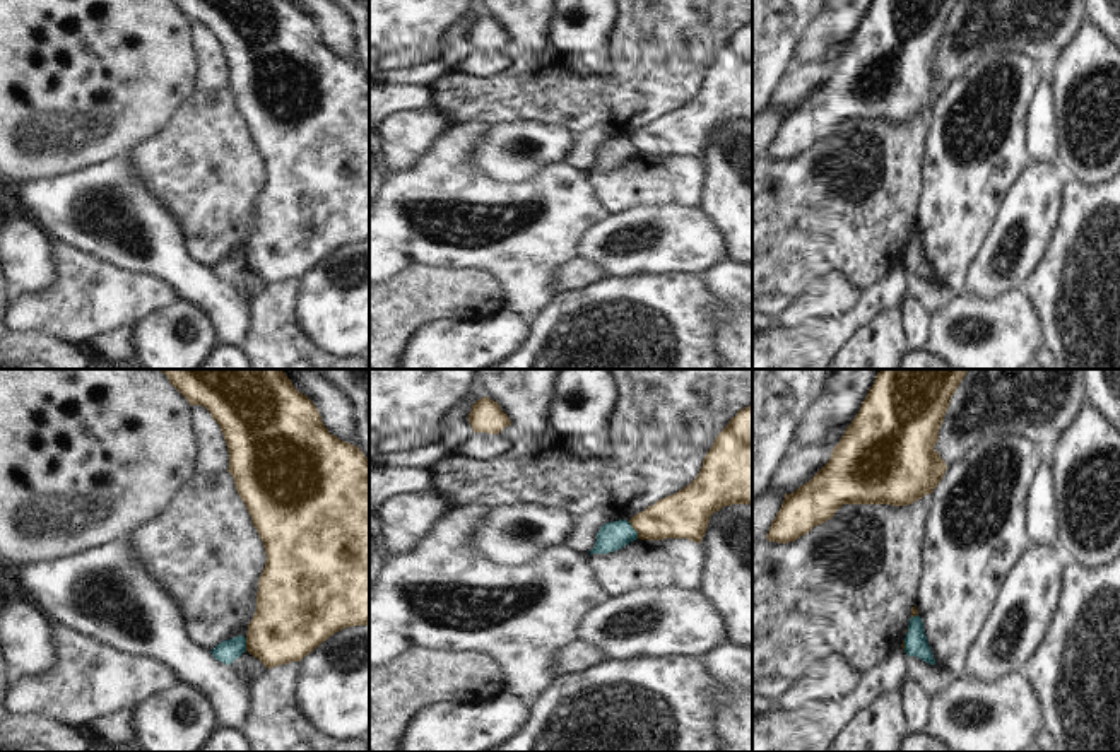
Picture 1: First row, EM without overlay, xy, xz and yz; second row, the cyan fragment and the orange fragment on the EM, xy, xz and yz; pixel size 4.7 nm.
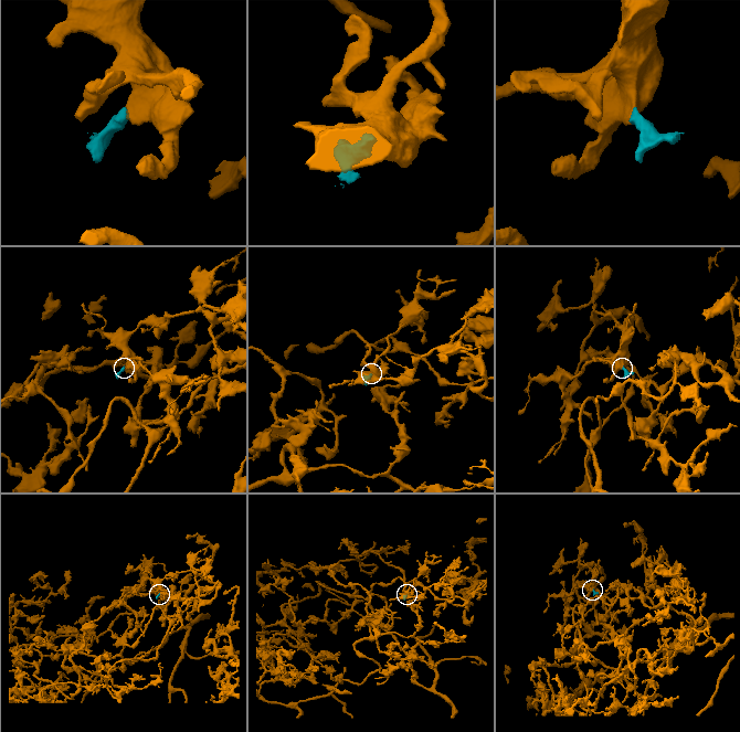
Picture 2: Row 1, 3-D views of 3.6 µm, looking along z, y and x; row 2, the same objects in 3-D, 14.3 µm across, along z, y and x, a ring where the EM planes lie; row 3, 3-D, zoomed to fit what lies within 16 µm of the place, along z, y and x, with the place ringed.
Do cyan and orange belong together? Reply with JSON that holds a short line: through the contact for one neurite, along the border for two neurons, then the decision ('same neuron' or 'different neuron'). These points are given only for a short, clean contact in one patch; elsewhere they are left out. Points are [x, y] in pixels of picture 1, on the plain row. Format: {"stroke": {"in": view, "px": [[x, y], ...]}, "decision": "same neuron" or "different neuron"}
{"stroke": {"in": "xz", "px": [[628, 139], [638, 154]]}, "decision": "different neuron"}

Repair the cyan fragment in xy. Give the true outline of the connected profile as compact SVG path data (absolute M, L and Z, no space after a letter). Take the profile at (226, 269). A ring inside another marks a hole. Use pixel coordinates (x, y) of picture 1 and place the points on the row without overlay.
M236 253L233 256L219 260L210 270L214 272L215 277L231 282L245 268L246 268L246 255Z

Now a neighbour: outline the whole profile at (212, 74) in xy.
M192 22L192 41L197 55L195 92L207 94L229 85L229 68L219 41L202 22Z

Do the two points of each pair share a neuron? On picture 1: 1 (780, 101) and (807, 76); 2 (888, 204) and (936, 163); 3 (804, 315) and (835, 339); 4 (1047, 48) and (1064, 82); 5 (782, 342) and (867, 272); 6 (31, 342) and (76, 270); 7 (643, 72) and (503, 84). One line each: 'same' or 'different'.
1: same
2: different
3: different
4: different
5: different
6: different
7: same

